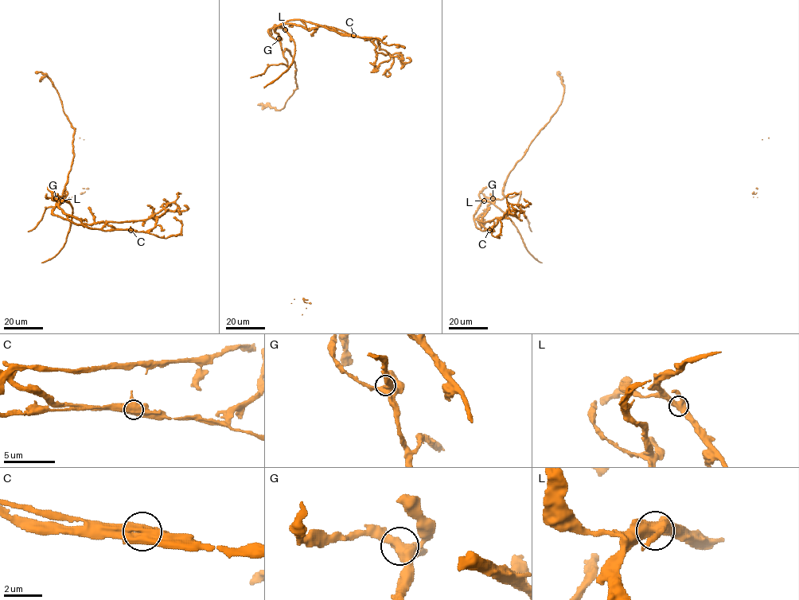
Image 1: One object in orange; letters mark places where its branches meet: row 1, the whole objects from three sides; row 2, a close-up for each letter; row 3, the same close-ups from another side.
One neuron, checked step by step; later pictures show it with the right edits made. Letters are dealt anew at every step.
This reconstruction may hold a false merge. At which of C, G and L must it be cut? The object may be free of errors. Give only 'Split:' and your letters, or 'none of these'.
Split: C

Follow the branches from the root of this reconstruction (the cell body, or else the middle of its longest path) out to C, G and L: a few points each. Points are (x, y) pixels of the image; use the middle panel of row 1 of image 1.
C: (294, 60), (281, 48), (277, 26), (293, 24), (308, 29), (329, 26), (352, 35)
G: (294, 60), (286, 49), (282, 50), (278, 38)
L: (294, 60), (281, 48), (274, 28), (285, 24), (308, 29), (327, 26), (288, 20), (282, 25), (285, 29)

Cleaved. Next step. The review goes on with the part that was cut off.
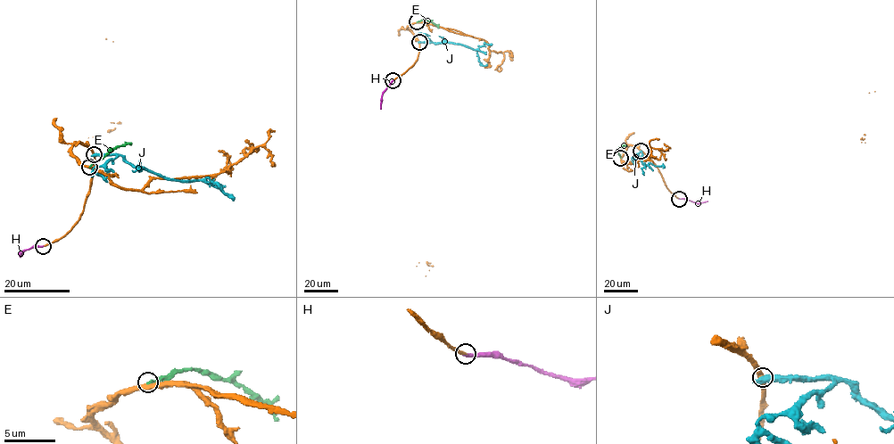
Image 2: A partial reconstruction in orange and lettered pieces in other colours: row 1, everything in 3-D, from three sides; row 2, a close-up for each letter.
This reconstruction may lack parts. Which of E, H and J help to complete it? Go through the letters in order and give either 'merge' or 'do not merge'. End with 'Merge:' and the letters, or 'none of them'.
E: do not merge
H: merge
J: do not merge
Merge: H

